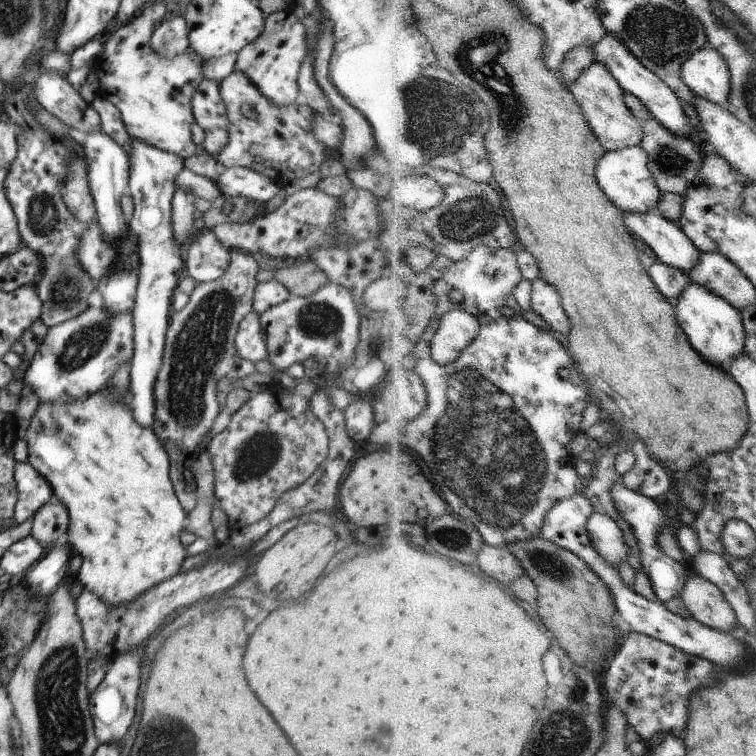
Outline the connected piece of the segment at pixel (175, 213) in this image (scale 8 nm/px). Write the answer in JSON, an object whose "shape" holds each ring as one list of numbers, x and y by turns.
{"shape":[[182,186,175,188,172,206,172,232,174,232,174,240,182,247,188,244,190,234,196,231,197,214,196,194,192,194,190,190,184,190]]}

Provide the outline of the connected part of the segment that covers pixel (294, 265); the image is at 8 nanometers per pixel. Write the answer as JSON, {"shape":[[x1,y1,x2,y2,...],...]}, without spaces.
{"shape":[[308,259,289,262,275,271,274,279,289,290,290,296,295,297,310,296,329,281,327,274]]}

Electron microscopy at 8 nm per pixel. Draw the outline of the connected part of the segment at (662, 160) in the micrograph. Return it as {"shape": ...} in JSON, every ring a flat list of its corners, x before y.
{"shape":[[658,119,647,120,644,124,645,137,641,145,651,157,650,170,653,170,656,182,664,192,688,196,688,190,690,190,692,184,698,186,698,184,708,182,702,176,706,152,704,152,704,148,700,143,676,136]]}

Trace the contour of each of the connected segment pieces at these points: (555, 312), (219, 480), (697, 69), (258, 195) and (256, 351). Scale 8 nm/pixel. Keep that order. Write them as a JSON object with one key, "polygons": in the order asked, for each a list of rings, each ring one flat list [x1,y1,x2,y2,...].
{"polygons":[[[537,278,532,282,531,306,532,309,540,314,551,326,553,330,562,334,570,334,570,318,562,306,562,294,558,288,548,284,546,280]],[[310,373,297,380,296,388,288,390,274,386,264,392,254,393,237,412,220,434,216,434,206,447,214,470,214,496,229,518,230,525,240,528,254,524,274,508,282,493,306,482,316,469,326,460,329,451,329,438,325,426,318,420,308,402,317,386,310,381]],[[712,46,700,50,682,69,690,88,706,100,727,105,733,93,733,74,721,51]],[[246,167,222,169,217,183,226,196,244,196,264,203,281,190,281,186,268,176]],[[254,311,246,314,238,326,238,334,234,338,234,346,240,359,253,363,268,359,267,344,261,328,261,319]]]}

